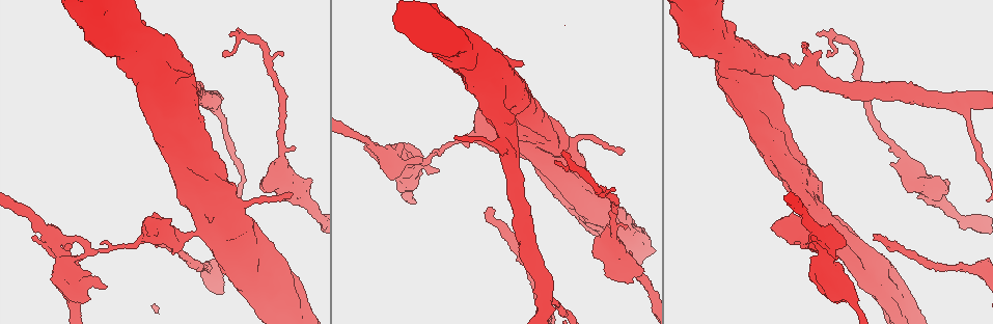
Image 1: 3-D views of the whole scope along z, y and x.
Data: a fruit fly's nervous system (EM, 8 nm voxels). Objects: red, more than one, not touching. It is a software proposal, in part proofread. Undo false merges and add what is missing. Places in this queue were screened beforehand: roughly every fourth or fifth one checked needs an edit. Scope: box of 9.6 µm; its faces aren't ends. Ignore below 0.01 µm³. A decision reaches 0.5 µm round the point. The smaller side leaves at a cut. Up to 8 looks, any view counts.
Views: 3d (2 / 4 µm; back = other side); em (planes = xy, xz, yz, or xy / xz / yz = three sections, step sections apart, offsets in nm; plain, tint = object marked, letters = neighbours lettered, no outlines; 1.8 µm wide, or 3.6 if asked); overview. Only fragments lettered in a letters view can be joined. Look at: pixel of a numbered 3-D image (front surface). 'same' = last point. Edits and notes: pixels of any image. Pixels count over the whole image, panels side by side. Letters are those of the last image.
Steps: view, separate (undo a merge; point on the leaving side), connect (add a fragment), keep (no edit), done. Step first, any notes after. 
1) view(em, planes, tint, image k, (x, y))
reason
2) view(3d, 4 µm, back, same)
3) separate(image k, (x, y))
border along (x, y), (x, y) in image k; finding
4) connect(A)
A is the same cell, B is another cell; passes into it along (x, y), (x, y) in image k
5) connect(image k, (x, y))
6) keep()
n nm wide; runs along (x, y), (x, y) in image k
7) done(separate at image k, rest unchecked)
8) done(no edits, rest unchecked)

view(3d, 2 µm, back, image 1, (854, 53))
thin end

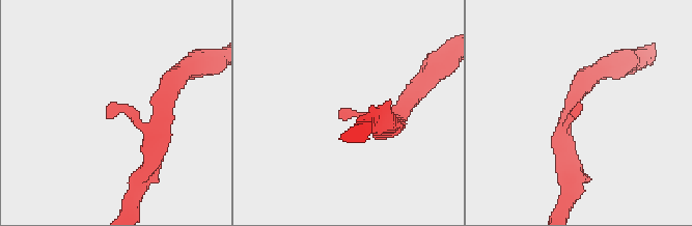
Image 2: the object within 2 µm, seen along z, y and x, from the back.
view(em, xy, step 4, tint, image 2, (339, 110))
shape alone is not enough

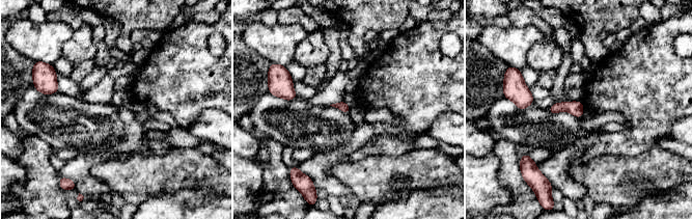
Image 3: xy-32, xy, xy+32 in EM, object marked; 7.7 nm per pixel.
view(em, planes, letters, same)

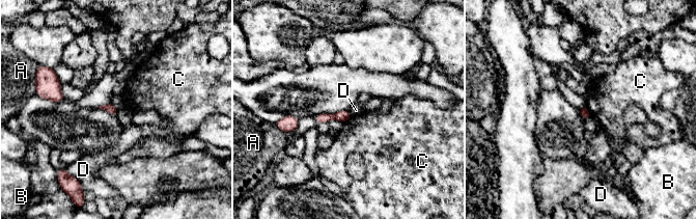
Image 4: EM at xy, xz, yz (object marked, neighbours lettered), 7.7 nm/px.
keep()
A, B, C and D are other cells; none of them fits

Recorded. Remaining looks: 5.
view(3d, 2 µm, image 1, (873, 236))

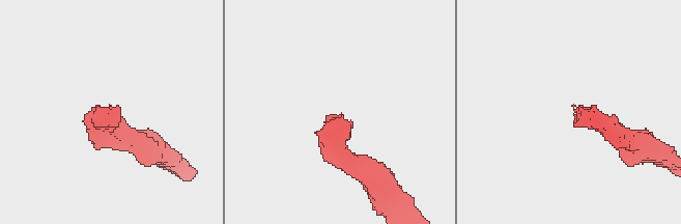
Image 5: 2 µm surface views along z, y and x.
view(em, planes, tint, image 5, (103, 110))
need the tissue

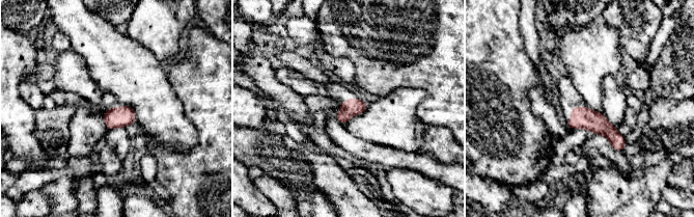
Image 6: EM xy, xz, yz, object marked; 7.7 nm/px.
view(em, planes, letters, same)
what lies round it

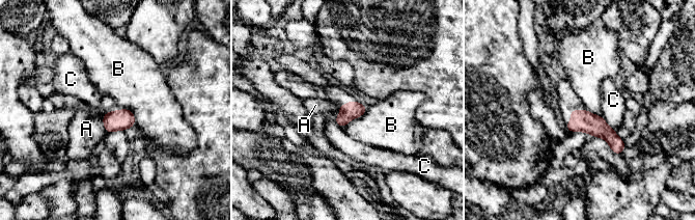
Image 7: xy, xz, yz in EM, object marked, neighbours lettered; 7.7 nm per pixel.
keep()
130 nm wide; A, B and C are other cells; border along (367, 107), (342, 128) in image 7; none of them fits

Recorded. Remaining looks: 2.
done(no edits, rest unchecked)

